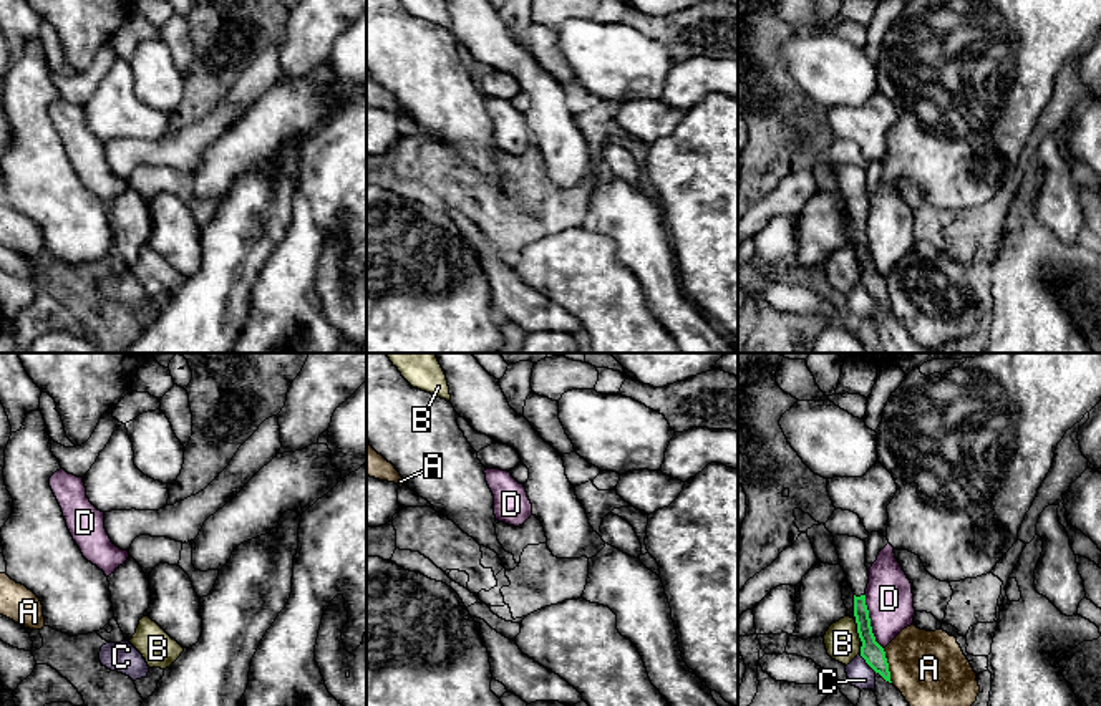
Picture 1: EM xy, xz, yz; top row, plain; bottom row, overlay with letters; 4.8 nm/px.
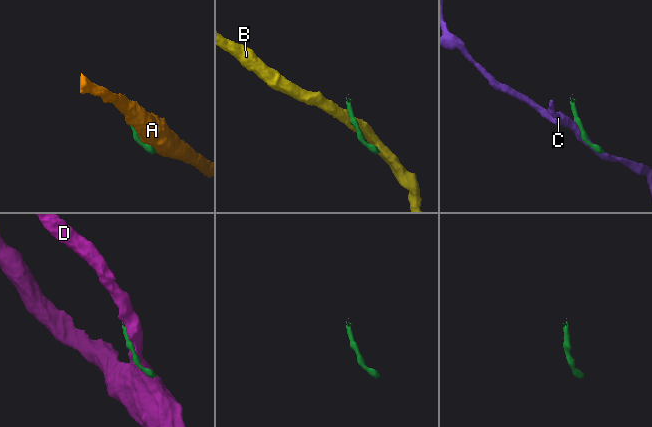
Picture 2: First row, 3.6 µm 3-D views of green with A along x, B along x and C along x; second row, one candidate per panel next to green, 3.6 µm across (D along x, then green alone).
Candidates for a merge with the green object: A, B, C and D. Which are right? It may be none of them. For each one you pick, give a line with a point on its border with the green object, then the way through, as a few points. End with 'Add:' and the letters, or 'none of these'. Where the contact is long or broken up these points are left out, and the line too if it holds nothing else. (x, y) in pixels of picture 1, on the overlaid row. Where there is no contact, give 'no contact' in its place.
Add: none of these

